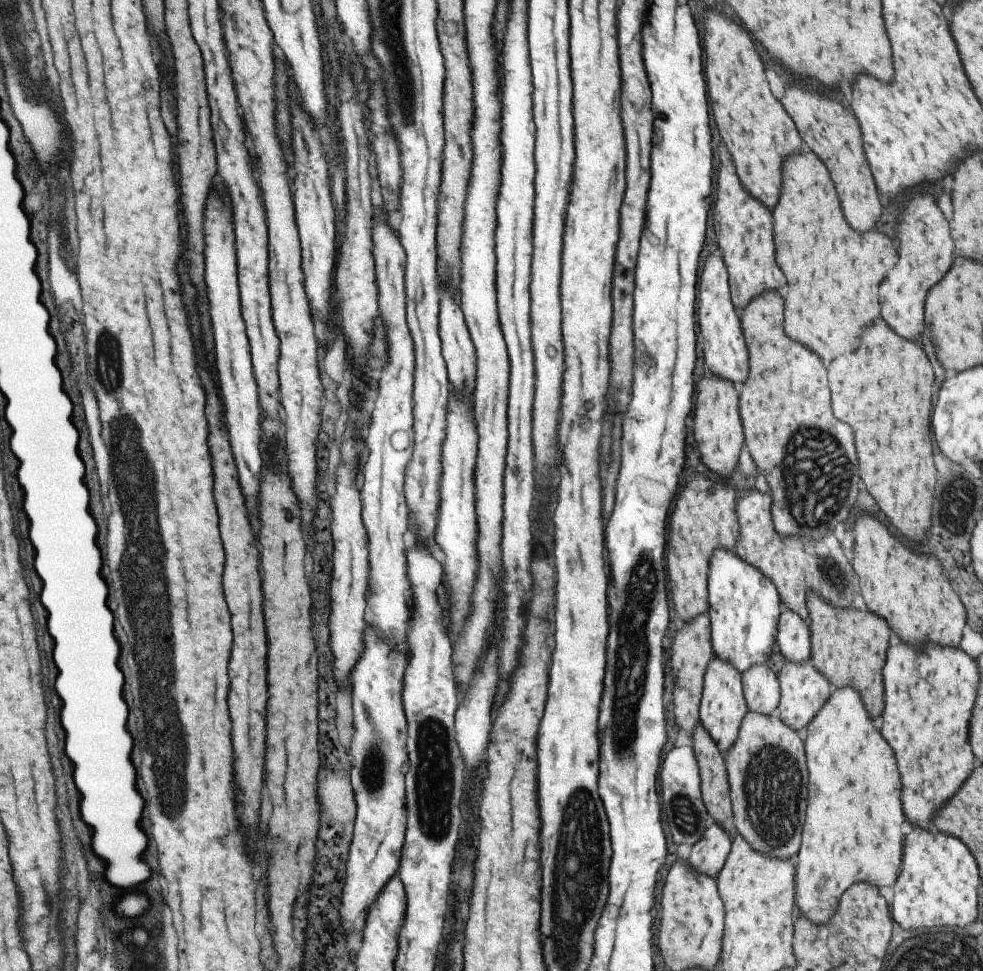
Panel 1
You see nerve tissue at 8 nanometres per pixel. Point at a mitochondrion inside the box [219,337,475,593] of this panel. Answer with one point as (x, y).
(358, 411)

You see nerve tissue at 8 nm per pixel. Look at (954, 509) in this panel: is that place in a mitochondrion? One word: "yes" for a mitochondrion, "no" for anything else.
yes

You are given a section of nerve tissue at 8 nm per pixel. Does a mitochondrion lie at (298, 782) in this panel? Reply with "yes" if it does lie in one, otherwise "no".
no

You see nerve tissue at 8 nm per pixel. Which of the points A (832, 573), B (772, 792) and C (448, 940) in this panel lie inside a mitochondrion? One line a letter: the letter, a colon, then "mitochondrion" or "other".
A: mitochondrion
B: mitochondrion
C: other

